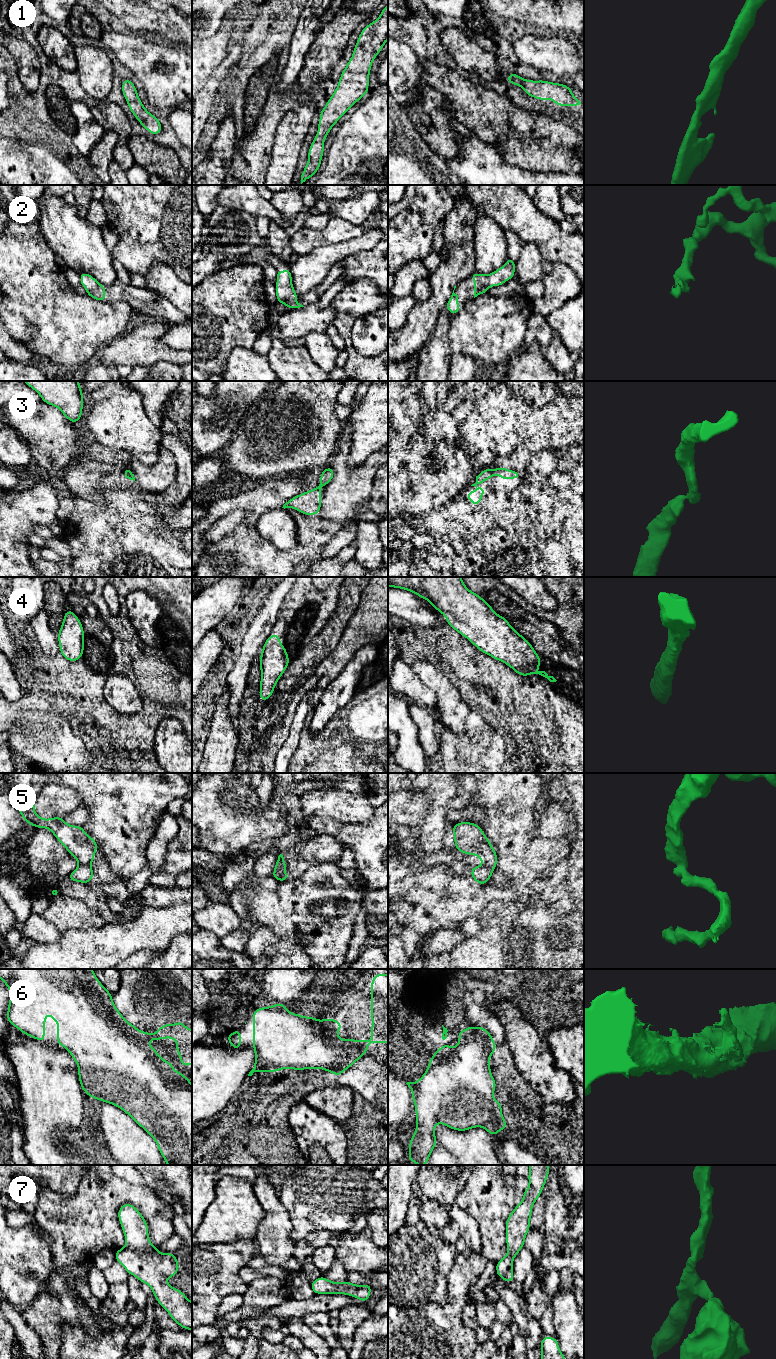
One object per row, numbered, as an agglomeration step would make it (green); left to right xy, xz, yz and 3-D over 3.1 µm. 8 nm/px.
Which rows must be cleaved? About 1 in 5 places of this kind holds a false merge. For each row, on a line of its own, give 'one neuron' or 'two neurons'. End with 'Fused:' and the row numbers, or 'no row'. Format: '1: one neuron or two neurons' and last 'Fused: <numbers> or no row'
1: one neuron
2: one neuron
3: two neurons
4: one neuron
5: two neurons
6: two neurons
7: one neuron
Fused: 3, 5, 6

